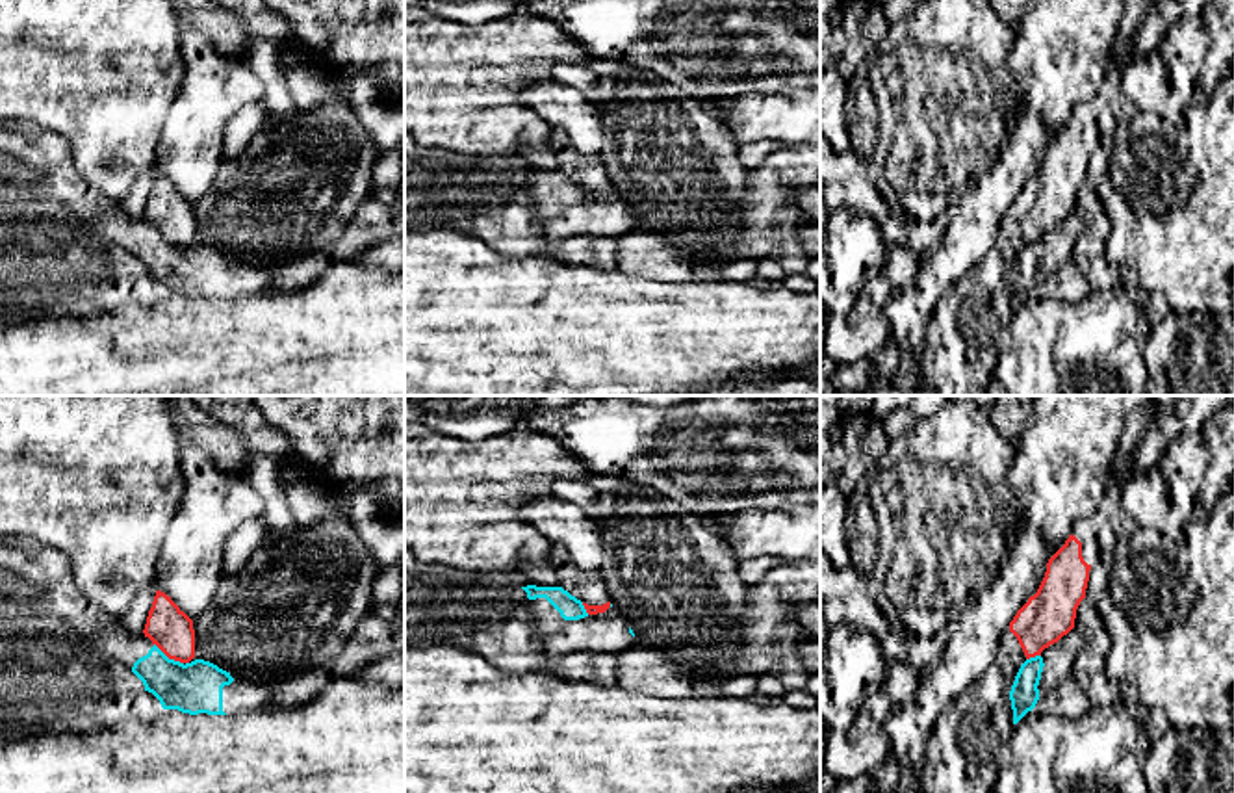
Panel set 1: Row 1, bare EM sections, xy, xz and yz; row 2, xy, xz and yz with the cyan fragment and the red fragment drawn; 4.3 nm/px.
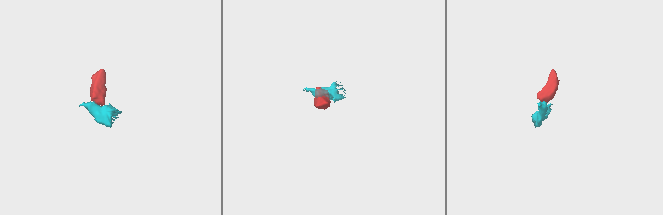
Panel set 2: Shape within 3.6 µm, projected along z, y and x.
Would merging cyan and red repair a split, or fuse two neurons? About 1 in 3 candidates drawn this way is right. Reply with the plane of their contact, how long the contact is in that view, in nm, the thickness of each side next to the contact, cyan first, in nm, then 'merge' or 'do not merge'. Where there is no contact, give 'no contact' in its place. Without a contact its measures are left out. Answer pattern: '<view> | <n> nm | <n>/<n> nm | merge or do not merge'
xy | 160 nm | 220/190 nm | do not merge

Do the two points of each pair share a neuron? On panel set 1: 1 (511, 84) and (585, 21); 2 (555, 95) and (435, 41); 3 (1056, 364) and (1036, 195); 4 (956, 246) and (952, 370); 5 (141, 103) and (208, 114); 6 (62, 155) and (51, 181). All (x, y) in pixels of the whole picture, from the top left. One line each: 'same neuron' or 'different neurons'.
1: different neurons
2: different neurons
3: different neurons
4: different neurons
5: different neurons
6: same neuron

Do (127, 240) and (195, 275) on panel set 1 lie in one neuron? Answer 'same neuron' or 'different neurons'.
same neuron

